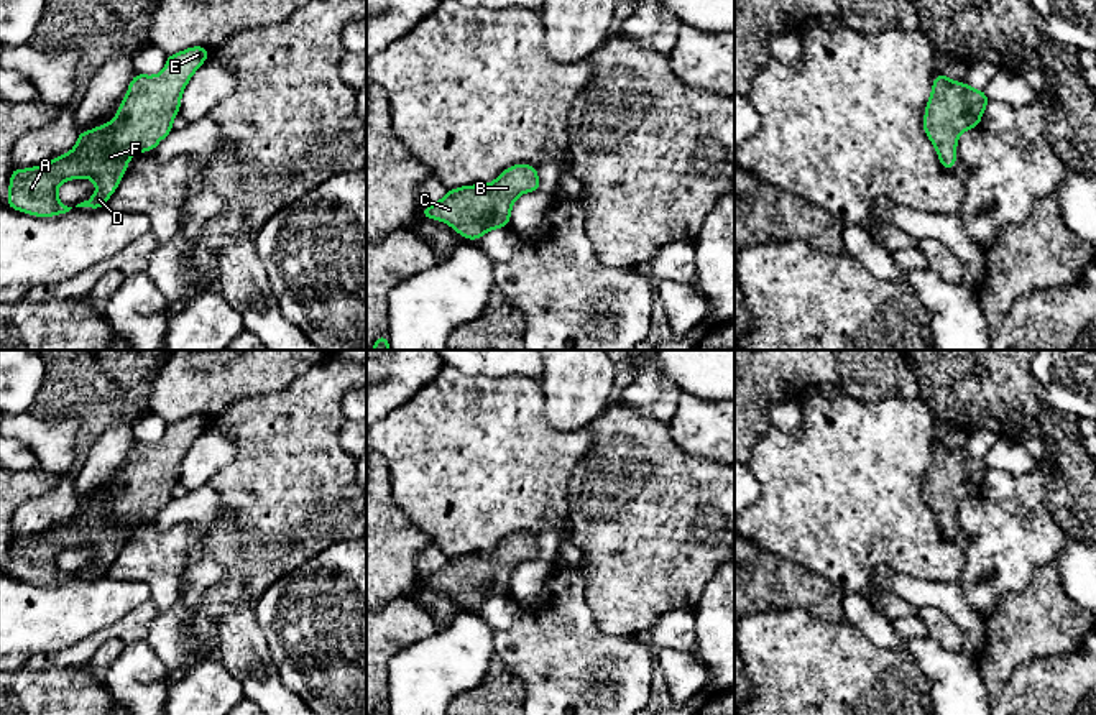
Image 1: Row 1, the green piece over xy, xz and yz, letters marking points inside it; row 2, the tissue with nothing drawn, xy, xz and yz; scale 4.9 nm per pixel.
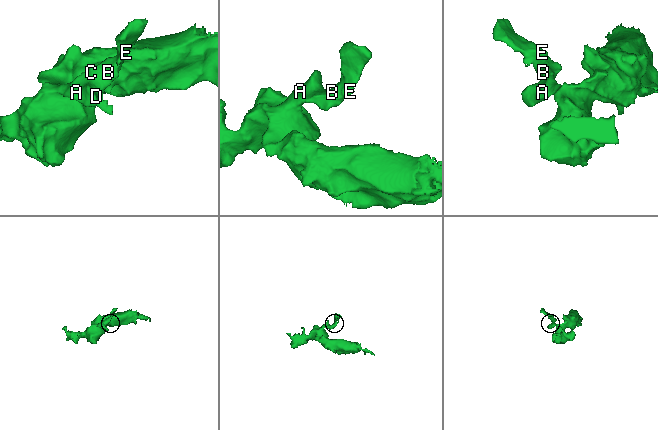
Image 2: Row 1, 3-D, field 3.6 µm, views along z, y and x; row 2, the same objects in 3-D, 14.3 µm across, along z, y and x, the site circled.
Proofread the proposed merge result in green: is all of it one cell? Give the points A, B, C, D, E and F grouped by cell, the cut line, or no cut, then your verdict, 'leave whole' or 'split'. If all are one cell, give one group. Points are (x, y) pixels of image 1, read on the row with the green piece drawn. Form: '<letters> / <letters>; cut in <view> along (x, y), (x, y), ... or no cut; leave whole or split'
A B C D E F; no cut; leave whole

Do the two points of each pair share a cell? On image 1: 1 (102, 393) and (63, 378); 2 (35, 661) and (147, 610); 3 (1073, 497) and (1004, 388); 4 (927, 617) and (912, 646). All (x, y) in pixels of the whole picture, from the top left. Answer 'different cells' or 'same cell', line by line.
1: same cell
2: same cell
3: same cell
4: different cells

